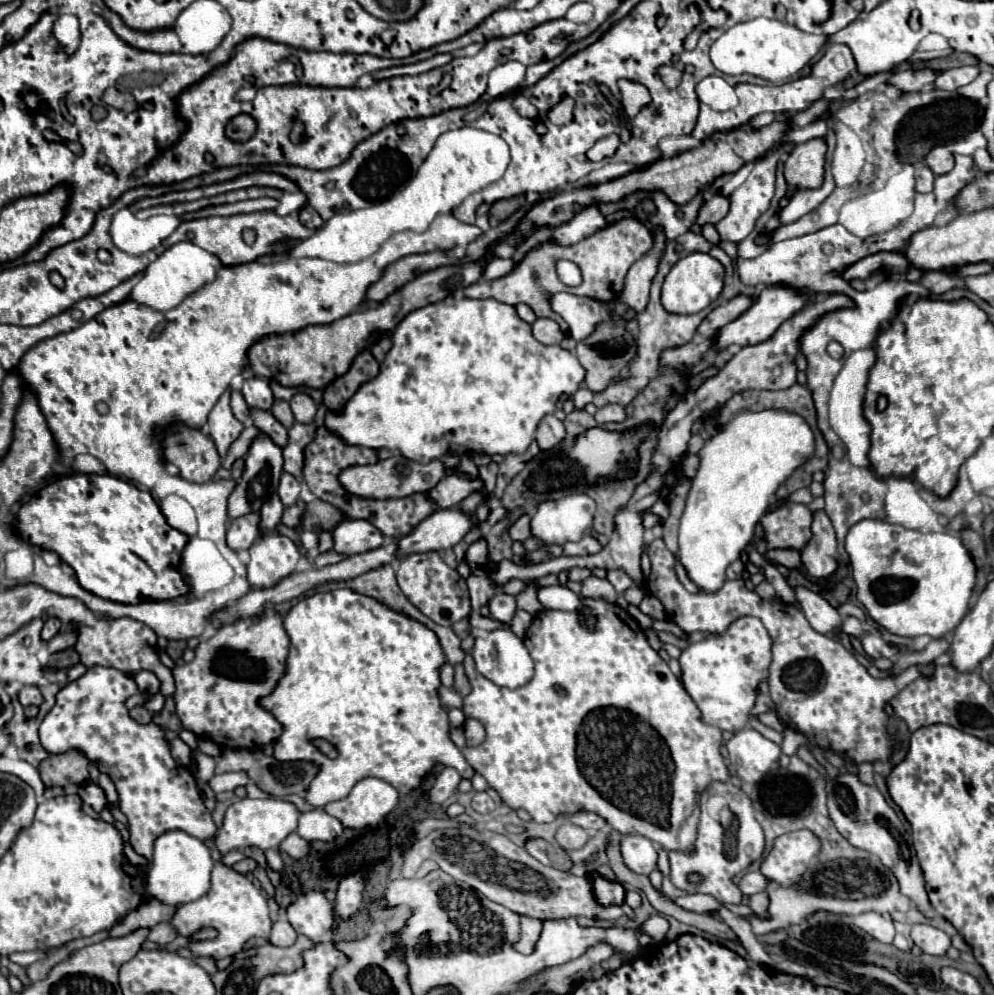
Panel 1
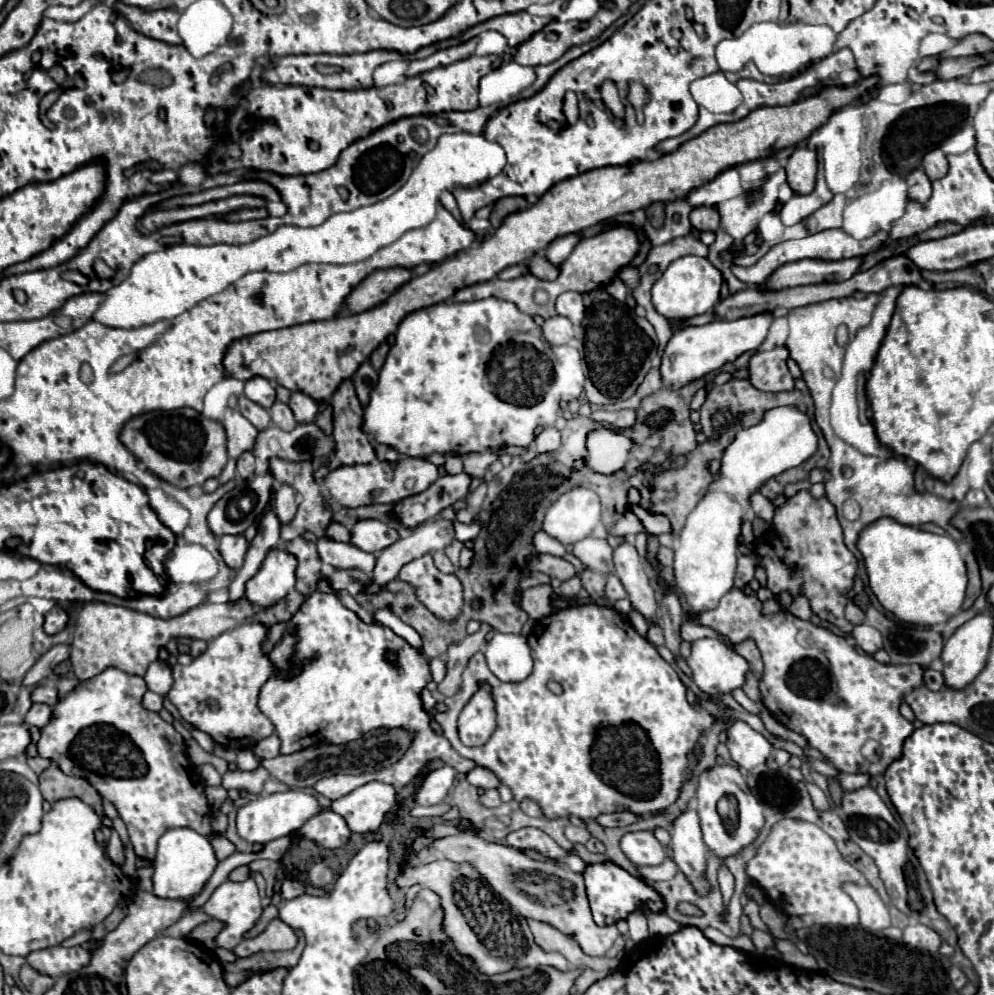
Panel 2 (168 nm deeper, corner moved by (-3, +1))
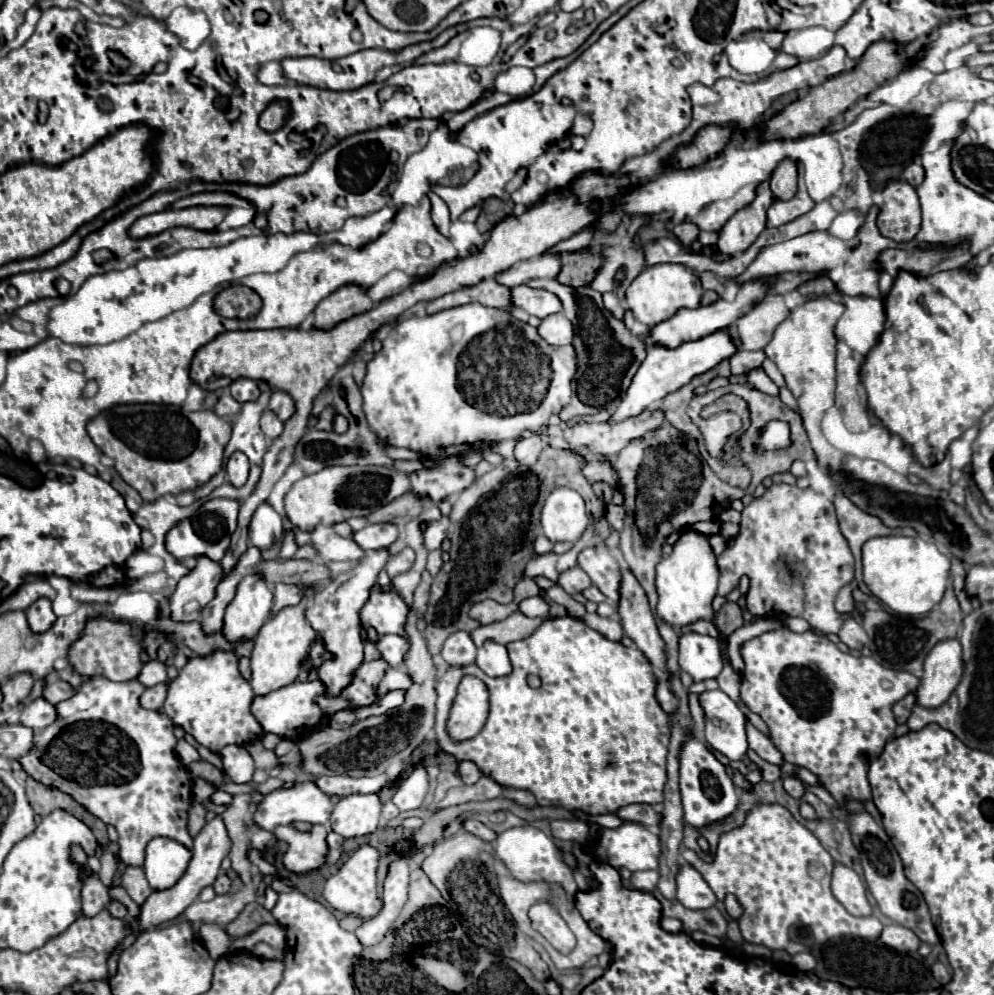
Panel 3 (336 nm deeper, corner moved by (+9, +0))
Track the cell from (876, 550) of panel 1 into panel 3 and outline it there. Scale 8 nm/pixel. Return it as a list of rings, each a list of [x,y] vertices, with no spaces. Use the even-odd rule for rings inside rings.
[[[884,536],[872,538],[862,548],[864,582],[876,598],[890,606],[898,614],[928,614],[946,592],[950,558],[938,550],[934,542],[908,536]]]

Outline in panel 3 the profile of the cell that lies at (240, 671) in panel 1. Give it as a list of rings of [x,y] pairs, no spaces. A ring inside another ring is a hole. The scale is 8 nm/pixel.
[[[218,650],[204,658],[192,658],[180,670],[178,678],[168,686],[168,696],[162,710],[172,718],[174,724],[182,726],[202,746],[212,752],[220,752],[224,746],[242,746],[264,736],[260,722],[250,712],[252,700],[254,690],[250,688],[248,680],[242,678],[238,670],[238,658],[232,652]]]

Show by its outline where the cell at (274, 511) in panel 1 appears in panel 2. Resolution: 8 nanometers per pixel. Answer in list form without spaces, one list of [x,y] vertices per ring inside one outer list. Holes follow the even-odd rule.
[[[270,509],[262,515],[262,519],[258,523],[258,533],[250,543],[242,569],[236,571],[236,575],[232,577],[232,583],[228,587],[232,601],[236,601],[244,595],[246,581],[260,569],[266,553],[278,545],[280,545],[280,521],[276,519],[276,513]]]

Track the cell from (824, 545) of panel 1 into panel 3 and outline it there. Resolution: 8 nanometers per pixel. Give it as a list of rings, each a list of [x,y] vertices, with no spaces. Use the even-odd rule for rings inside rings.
[[[772,484],[760,498],[754,498],[748,506],[744,506],[742,514],[744,514],[744,518],[740,518],[738,534],[732,540],[728,540],[726,550],[716,558],[716,564],[720,568],[718,594],[726,596],[728,592],[732,592],[738,586],[740,576],[748,576],[750,588],[746,594],[746,608],[752,616],[756,616],[756,618],[800,616],[800,618],[808,620],[808,624],[814,630],[818,630],[822,634],[836,634],[842,628],[846,614],[838,614],[834,610],[834,600],[836,600],[838,590],[844,584],[850,584],[854,580],[854,556],[838,528],[834,504],[826,496],[814,492],[812,488],[800,490],[798,486],[790,486],[790,484]],[[730,548],[738,548],[738,550],[730,550]],[[810,556],[812,556],[812,564],[810,564]],[[788,564],[790,564],[790,570],[786,574],[784,566],[788,566]],[[798,568],[800,568],[800,592],[798,592],[798,584],[796,584]]]

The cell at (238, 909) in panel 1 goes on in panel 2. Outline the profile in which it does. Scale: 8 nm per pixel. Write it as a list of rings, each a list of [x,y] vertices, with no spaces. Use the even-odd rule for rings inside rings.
[[[248,877],[242,883],[232,883],[230,879],[226,879],[220,887],[216,887],[216,891],[212,893],[212,897],[204,903],[202,911],[208,917],[218,919],[218,921],[224,923],[224,929],[216,937],[216,947],[224,947],[224,949],[232,951],[244,939],[244,933],[250,931],[256,925],[256,921],[260,919],[264,907],[260,903],[260,895],[258,895],[258,887],[256,887],[254,879]]]

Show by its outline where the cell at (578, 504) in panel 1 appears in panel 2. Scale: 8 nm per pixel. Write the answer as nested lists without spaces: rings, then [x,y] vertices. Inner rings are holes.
[[[572,489],[564,493],[544,515],[542,531],[560,543],[576,543],[592,533],[600,521],[600,499],[590,489]]]

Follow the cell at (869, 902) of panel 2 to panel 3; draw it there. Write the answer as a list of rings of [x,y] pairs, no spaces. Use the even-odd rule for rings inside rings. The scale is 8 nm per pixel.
[[[836,862],[834,864],[834,872],[832,872],[832,894],[844,904],[844,908],[854,914],[854,916],[868,916],[872,914],[872,908],[868,904],[868,898],[866,898],[866,888],[860,880],[860,876]]]

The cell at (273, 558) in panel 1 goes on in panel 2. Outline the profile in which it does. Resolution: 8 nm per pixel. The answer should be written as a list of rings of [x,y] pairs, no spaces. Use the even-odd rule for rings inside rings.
[[[282,547],[268,551],[260,571],[246,583],[246,599],[258,607],[270,607],[296,585],[296,557]]]

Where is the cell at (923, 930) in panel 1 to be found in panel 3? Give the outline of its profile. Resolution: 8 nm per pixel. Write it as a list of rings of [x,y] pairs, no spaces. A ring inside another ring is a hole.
[[[900,924],[884,926],[884,930],[882,930],[882,934],[880,934],[880,940],[882,940],[886,946],[890,946],[890,948],[894,948],[894,950],[898,950],[898,952],[916,952],[918,946],[920,946],[918,936],[916,936],[912,930],[900,926]]]

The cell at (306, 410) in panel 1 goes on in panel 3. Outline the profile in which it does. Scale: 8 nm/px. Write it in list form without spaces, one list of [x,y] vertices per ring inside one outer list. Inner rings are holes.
[[[276,390],[270,398],[270,406],[268,406],[282,422],[286,422],[294,412],[296,412],[296,404],[292,400],[292,396],[288,396],[286,392]]]

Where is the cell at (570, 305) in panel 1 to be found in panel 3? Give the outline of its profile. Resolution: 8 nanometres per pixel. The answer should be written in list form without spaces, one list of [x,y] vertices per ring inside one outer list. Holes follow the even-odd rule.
[[[514,286],[510,288],[512,292],[512,306],[520,308],[532,316],[546,318],[550,314],[556,314],[562,310],[560,300],[548,292],[548,290],[536,290],[528,286]]]

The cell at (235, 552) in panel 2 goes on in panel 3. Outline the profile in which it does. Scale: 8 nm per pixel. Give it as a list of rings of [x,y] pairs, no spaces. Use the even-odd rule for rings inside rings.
[[[198,558],[196,566],[180,578],[174,594],[168,598],[170,618],[174,622],[194,622],[200,618],[202,608],[214,598],[216,586],[222,580],[218,562]]]

